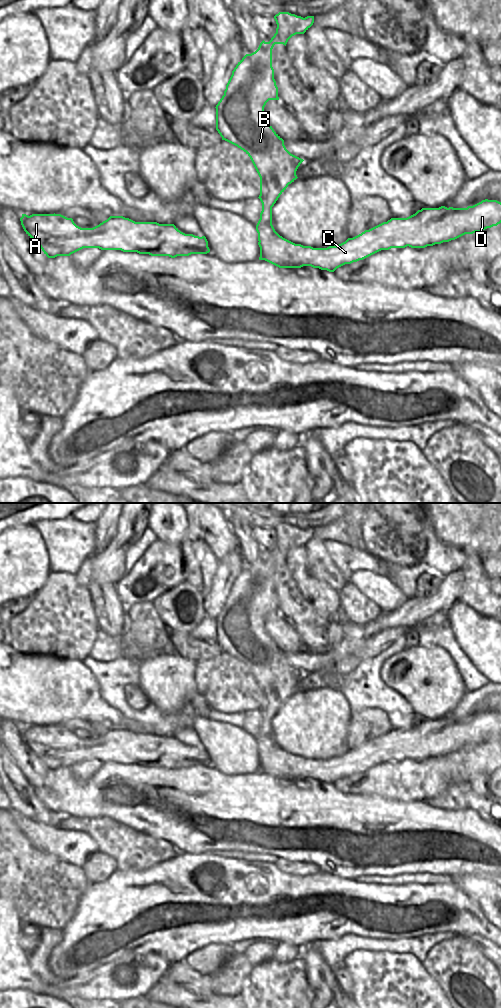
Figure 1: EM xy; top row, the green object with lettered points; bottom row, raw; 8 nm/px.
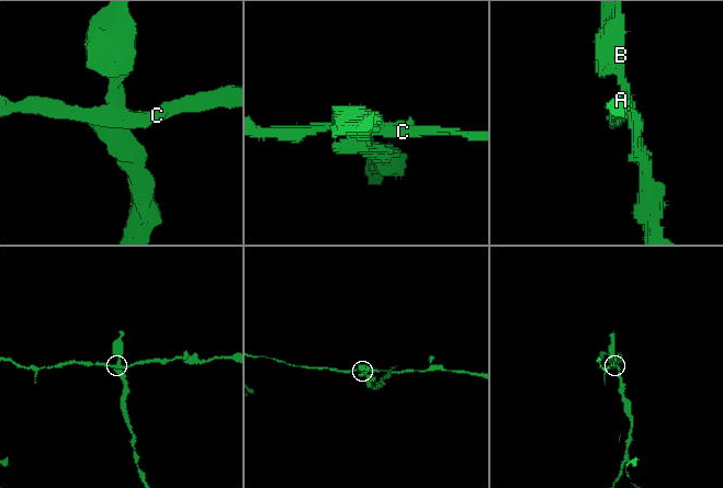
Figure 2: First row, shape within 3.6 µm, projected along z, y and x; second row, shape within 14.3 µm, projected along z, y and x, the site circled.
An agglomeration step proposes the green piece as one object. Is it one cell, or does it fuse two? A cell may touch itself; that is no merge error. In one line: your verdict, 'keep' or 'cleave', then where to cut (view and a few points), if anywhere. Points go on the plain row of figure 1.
cleave; cut xy (277, 745), (264, 737), (258, 752)

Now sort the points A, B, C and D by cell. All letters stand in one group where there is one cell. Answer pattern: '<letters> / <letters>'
A C D / B

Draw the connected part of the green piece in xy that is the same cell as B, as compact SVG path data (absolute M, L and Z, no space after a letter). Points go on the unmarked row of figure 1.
M279 524L274 528L277 536L276 545L269 554L264 552L258 561L246 566L232 583L224 607L216 617L216 642L225 652L241 662L251 671L260 689L260 707L262 723L256 737L258 753L260 741L269 737L273 746L277 746L272 737L272 719L289 696L298 689L296 683L303 671L291 666L284 657L284 652L274 643L264 627L264 619L269 612L279 612L278 599L272 579L272 561L275 556L286 558L288 552L296 546L304 546L314 535L314 528L305 530L289 524Z

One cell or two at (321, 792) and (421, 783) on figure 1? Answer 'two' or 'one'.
two

